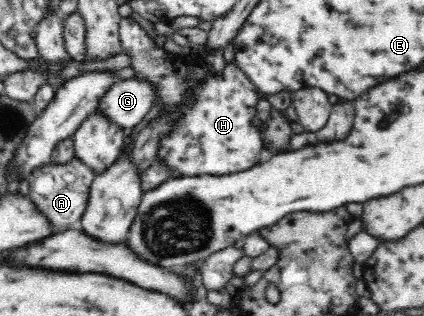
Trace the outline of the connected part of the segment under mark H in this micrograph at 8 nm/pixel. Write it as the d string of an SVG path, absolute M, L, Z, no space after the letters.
M133 18L120 20L119 39L123 52L129 56L129 66L134 70L133 78L153 86L155 94L153 104L158 105L156 108L160 108L160 117L168 119L171 113L180 113L178 118L172 120L172 130L160 136L155 158L159 166L170 170L172 178L220 177L252 169L270 160L272 153L266 151L262 130L254 124L258 114L258 102L262 96L248 75L236 65L236 61L226 63L221 71L214 72L214 75L208 78L196 78L189 76L188 68L190 65L204 65L204 57L192 61L192 58L187 55L177 56L166 51L162 45L158 45L153 38L148 36Z

